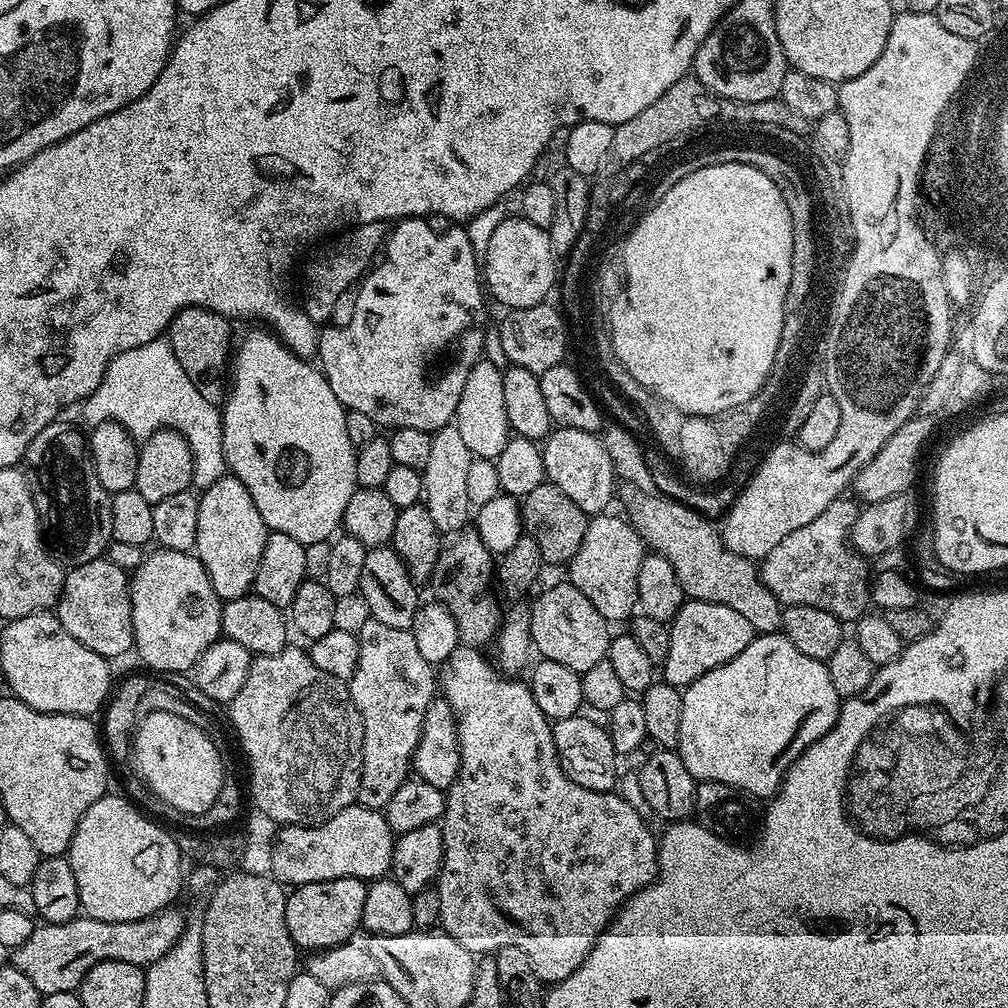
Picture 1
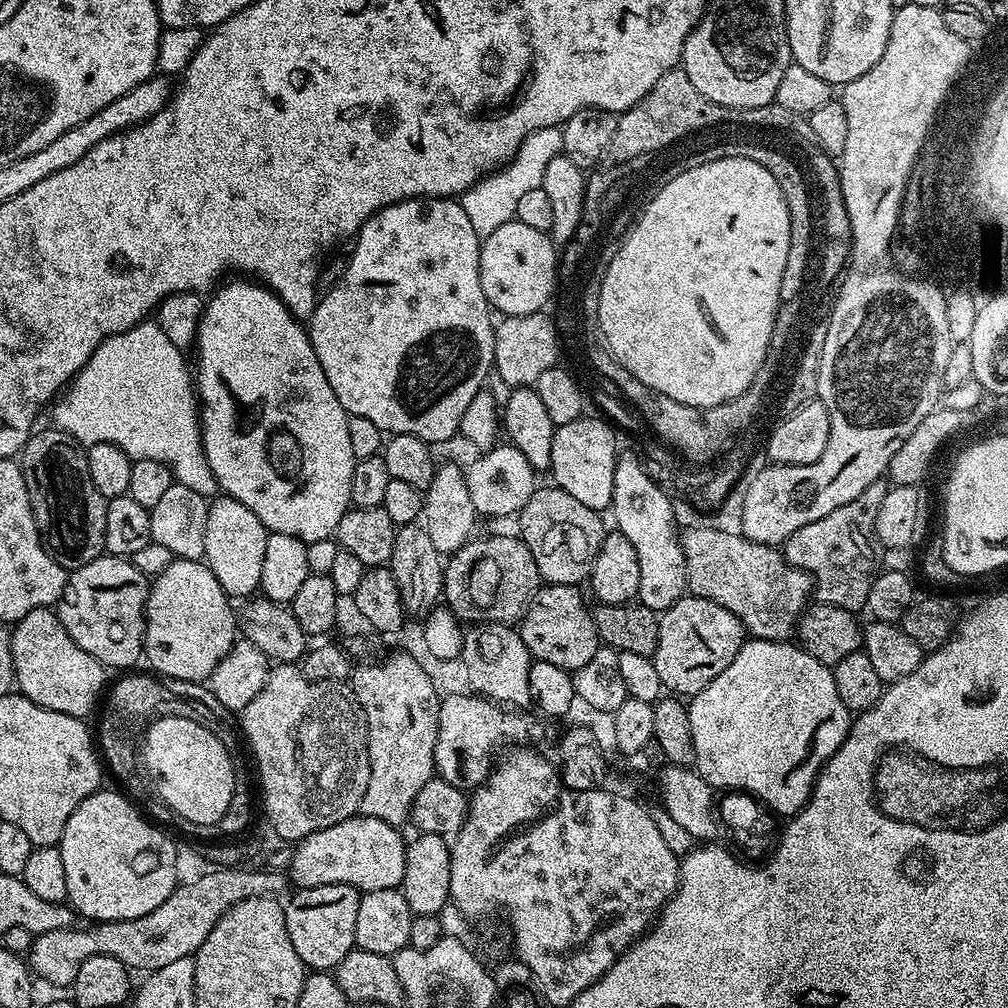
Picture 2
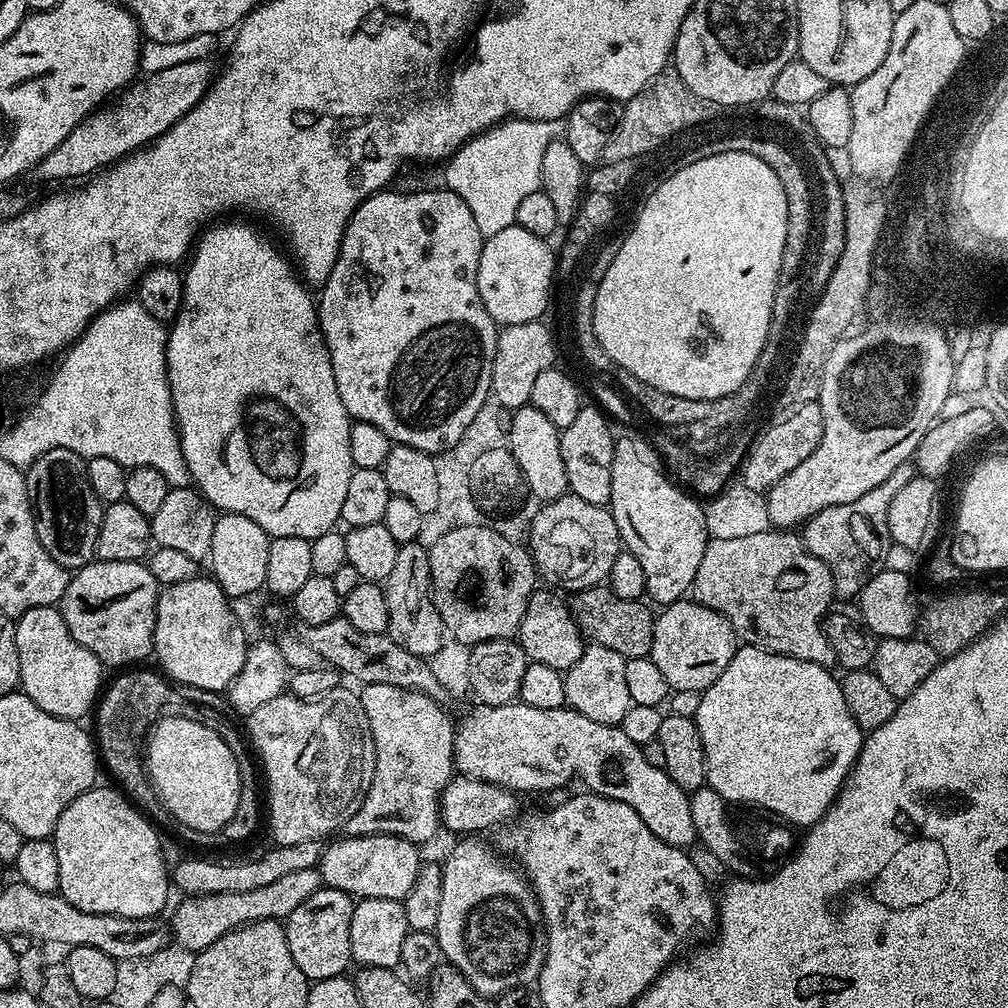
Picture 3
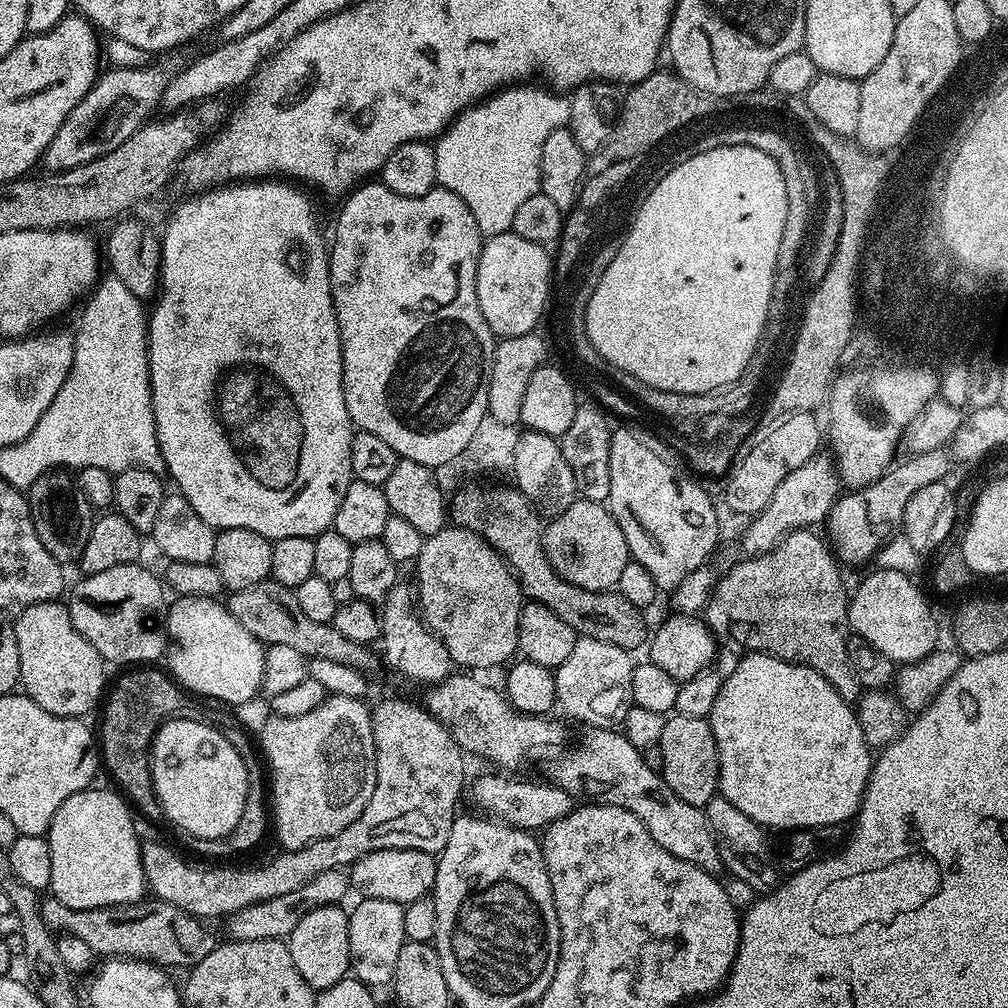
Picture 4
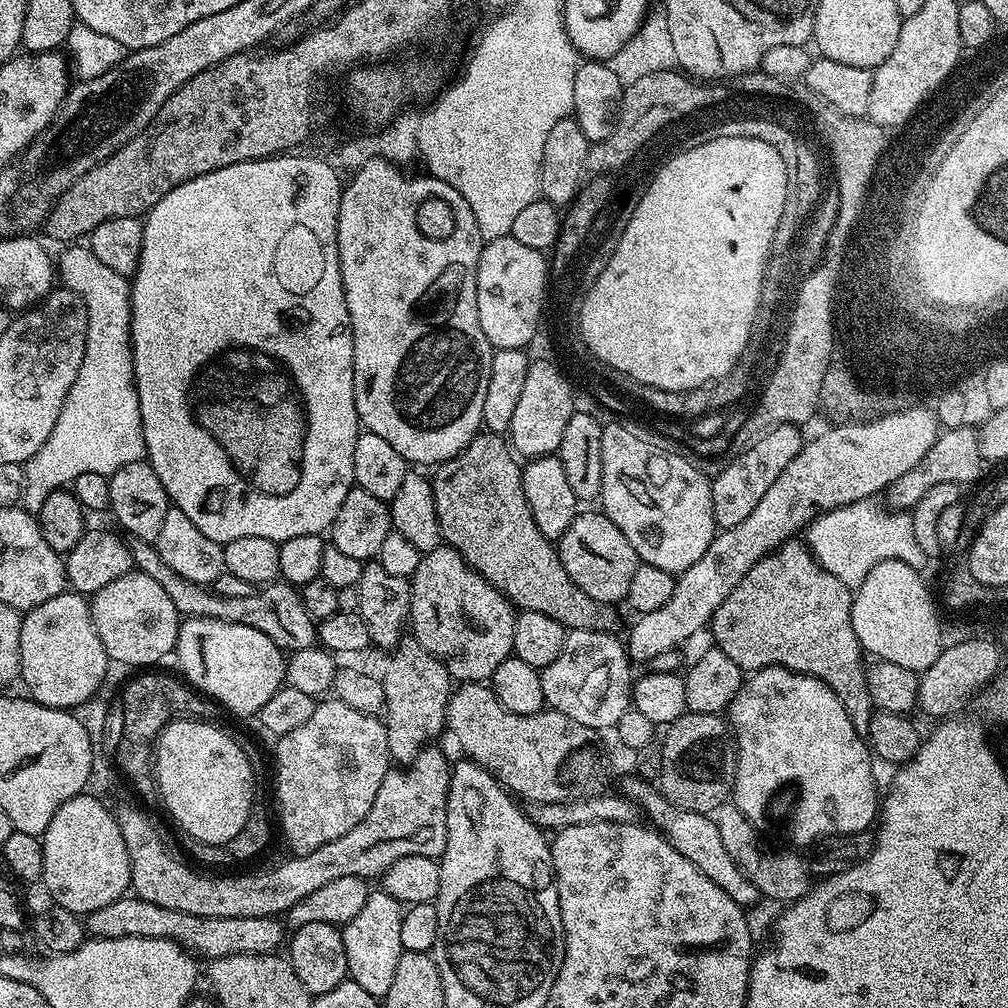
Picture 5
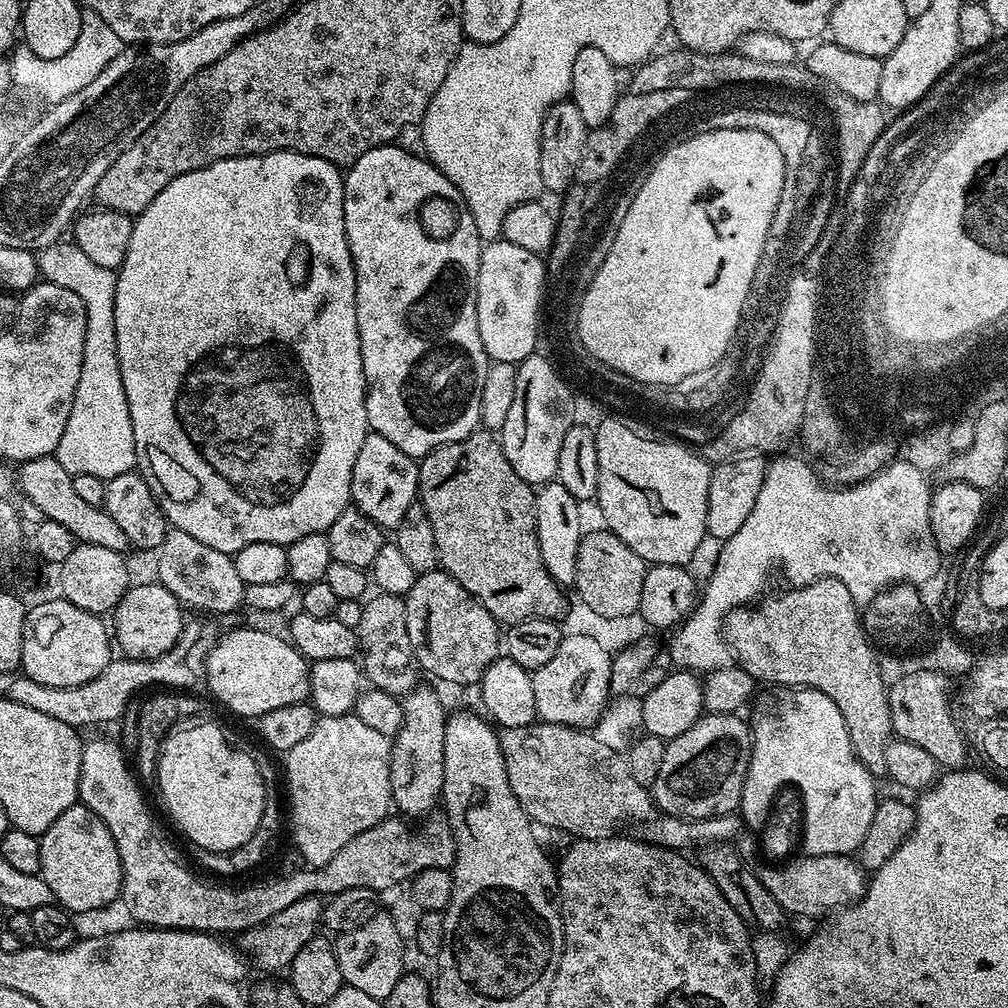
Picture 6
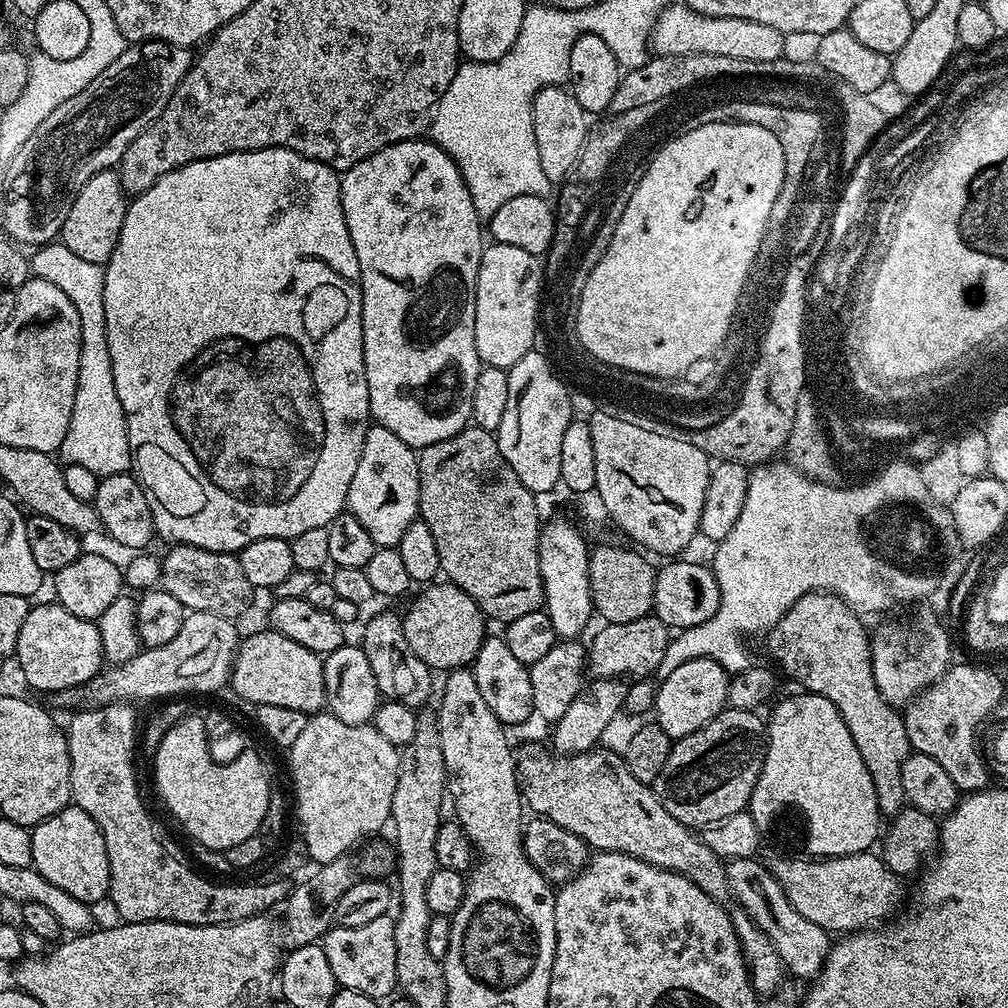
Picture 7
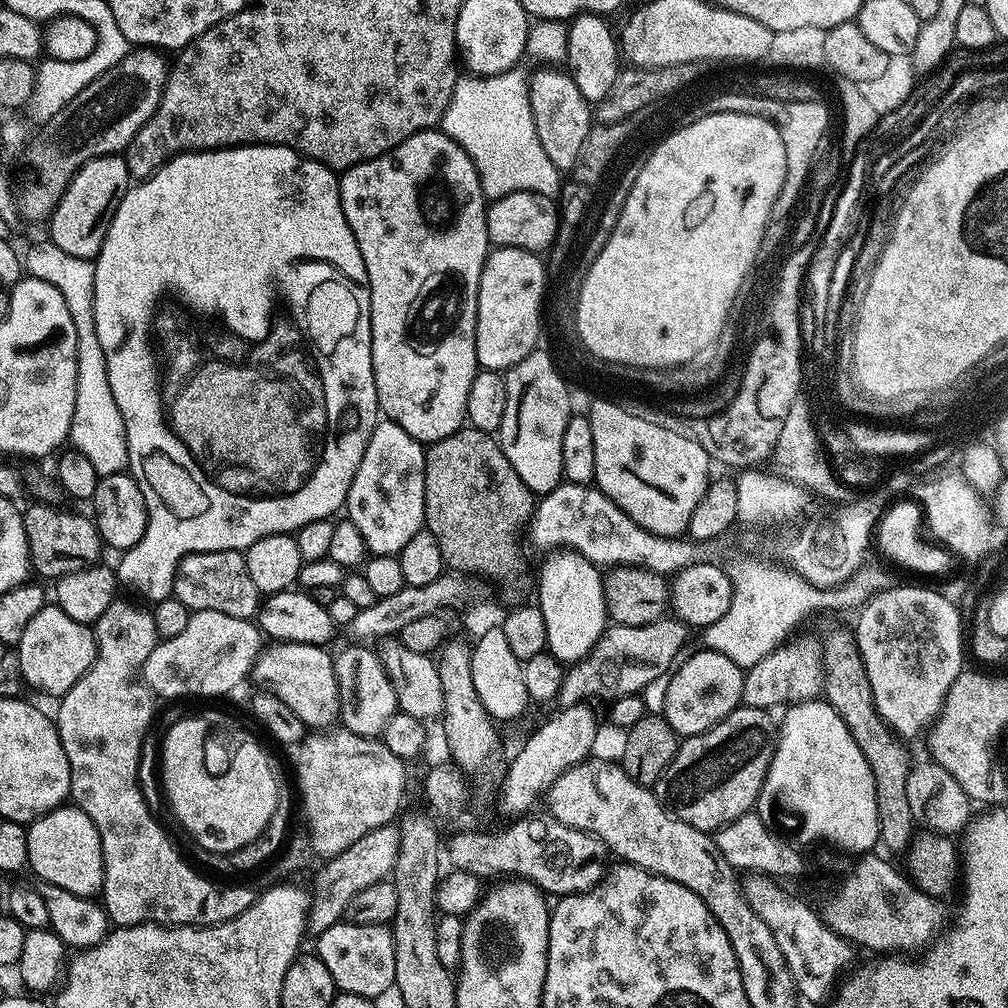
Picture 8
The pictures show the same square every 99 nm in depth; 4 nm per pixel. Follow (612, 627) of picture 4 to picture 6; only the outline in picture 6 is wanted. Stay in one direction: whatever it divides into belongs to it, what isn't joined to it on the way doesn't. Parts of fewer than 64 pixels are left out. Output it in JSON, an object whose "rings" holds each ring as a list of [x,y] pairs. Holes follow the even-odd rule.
{"rings":[[[477,430],[458,442],[429,452],[418,467],[418,500],[426,510],[426,518],[430,518],[430,526],[434,526],[434,546],[443,571],[449,572],[486,606],[501,625],[511,626],[526,618],[559,621],[567,612],[570,600],[564,597],[565,589],[548,573],[542,560],[536,533],[536,492],[533,485],[514,474],[514,466],[510,466],[510,458],[506,458],[499,439],[491,431]]]}

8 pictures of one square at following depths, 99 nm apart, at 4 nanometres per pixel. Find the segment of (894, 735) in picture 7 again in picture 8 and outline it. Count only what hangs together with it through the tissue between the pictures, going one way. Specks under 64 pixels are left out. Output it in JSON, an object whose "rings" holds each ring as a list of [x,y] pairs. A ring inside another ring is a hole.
{"rings":[[[851,631],[840,632],[832,641],[827,641],[824,650],[824,674],[826,677],[826,699],[833,710],[846,722],[858,750],[866,758],[874,774],[874,794],[878,802],[879,843],[892,852],[903,853],[914,839],[916,819],[910,814],[910,802],[906,802],[906,778],[910,771],[908,758],[900,749],[900,743],[885,724],[874,706],[874,698],[866,672],[862,666],[860,652],[856,648],[856,637]]]}

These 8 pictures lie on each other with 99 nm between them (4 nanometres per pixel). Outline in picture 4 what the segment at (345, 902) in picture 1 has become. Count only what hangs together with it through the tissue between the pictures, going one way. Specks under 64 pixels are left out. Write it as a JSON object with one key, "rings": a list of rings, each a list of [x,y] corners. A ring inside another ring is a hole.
{"rings":[[[331,904],[330,906],[322,906],[318,910],[310,910],[306,914],[306,918],[302,918],[302,922],[298,922],[298,926],[294,926],[294,930],[286,937],[286,943],[290,950],[290,958],[294,958],[294,966],[298,966],[298,974],[302,974],[302,978],[306,978],[306,982],[314,990],[323,990],[334,986],[334,982],[345,979],[349,975],[352,959],[348,951],[350,950],[350,934],[348,933],[348,912],[343,909],[340,904]]]}

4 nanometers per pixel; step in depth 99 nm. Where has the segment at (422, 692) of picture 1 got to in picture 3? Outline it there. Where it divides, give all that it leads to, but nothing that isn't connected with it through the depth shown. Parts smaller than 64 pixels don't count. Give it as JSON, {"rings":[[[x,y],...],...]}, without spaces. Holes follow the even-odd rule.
{"rings":[[[366,684],[359,689],[358,695],[362,710],[366,710],[366,718],[370,722],[376,765],[370,790],[362,806],[344,823],[343,831],[349,836],[401,836],[413,842],[428,840],[436,831],[441,831],[440,795],[454,775],[454,720],[436,705],[437,701],[433,697],[406,688]]]}

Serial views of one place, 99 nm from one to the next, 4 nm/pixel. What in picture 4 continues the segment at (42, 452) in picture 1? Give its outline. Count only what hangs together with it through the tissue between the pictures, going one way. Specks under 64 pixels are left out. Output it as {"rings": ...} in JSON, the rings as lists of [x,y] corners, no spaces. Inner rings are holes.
{"rings":[[[49,470],[36,479],[34,486],[26,489],[28,505],[32,511],[34,530],[42,538],[42,546],[50,550],[52,557],[62,566],[79,561],[86,542],[90,539],[90,530],[94,519],[92,504],[82,494],[75,475],[68,470]]]}

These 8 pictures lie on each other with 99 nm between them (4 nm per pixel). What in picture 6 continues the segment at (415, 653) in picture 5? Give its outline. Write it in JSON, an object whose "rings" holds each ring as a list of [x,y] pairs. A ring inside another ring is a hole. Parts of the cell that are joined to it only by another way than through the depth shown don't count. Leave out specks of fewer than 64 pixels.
{"rings":[[[417,686],[402,700],[404,706],[404,723],[391,737],[392,761],[390,762],[390,786],[392,787],[392,803],[401,817],[424,816],[432,807],[437,807],[444,790],[444,747],[446,746],[446,711],[440,696],[432,688]]]}

